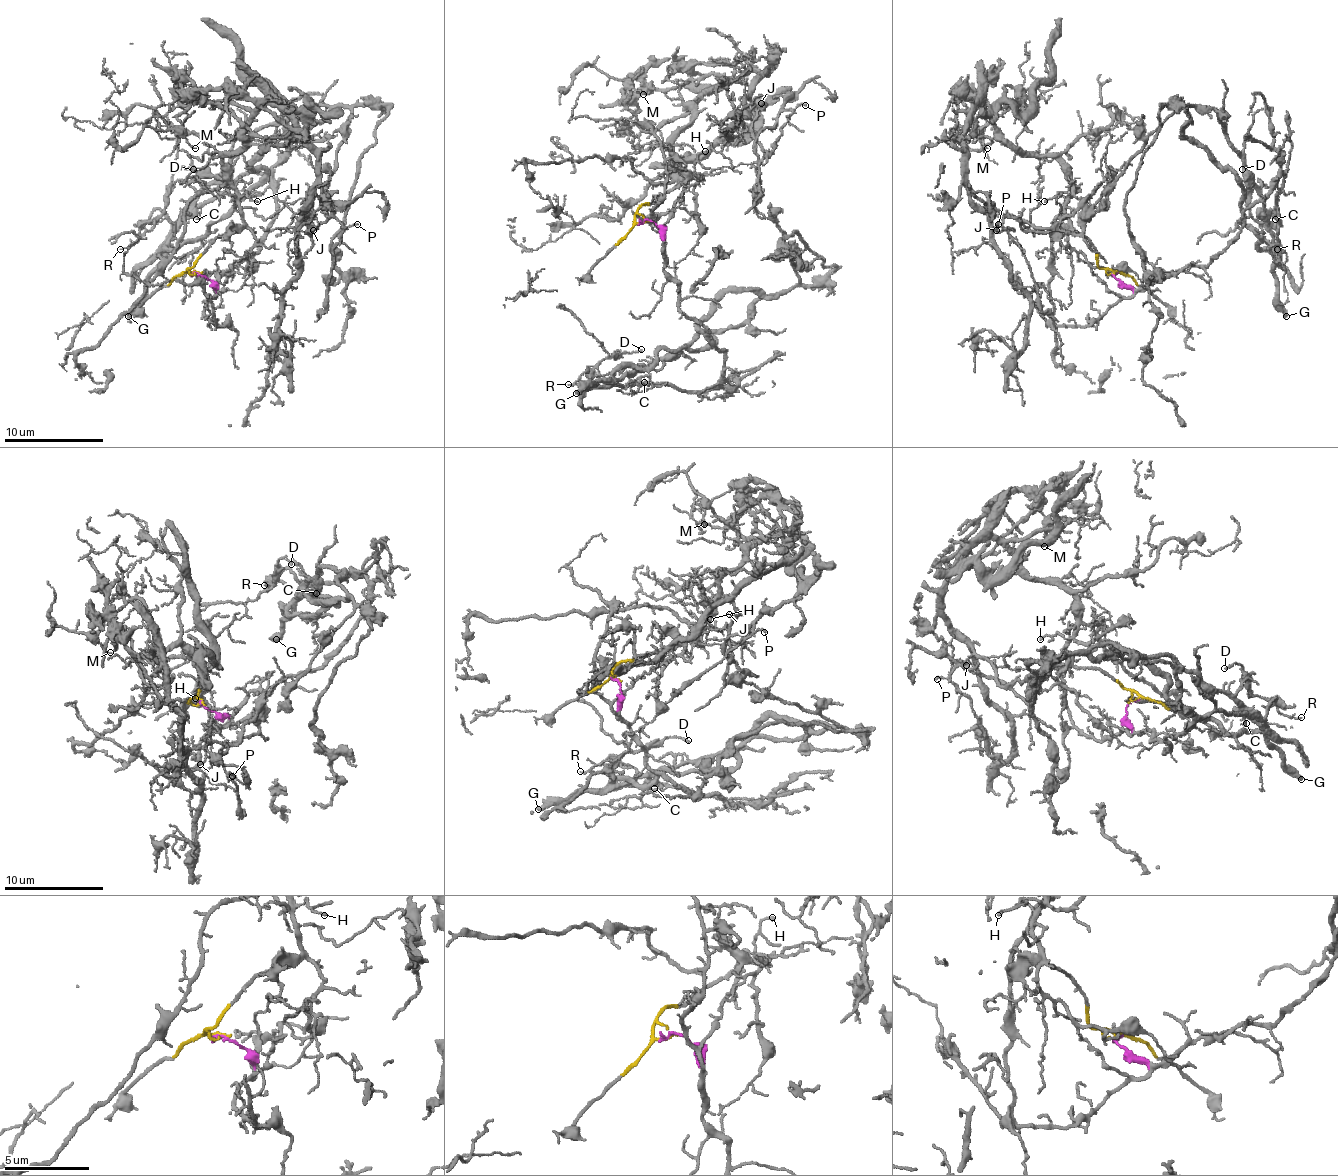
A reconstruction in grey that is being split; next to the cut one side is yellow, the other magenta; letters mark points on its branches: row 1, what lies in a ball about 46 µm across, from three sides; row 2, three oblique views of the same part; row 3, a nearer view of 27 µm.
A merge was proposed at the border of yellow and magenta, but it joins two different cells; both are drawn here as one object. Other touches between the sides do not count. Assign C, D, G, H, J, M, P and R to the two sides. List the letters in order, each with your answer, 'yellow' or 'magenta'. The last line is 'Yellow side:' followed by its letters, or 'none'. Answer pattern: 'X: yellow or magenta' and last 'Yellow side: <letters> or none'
C: magenta
D: magenta
G: magenta
H: yellow
J: yellow
M: yellow
P: yellow
R: magenta
Yellow side: H, J, M, P

